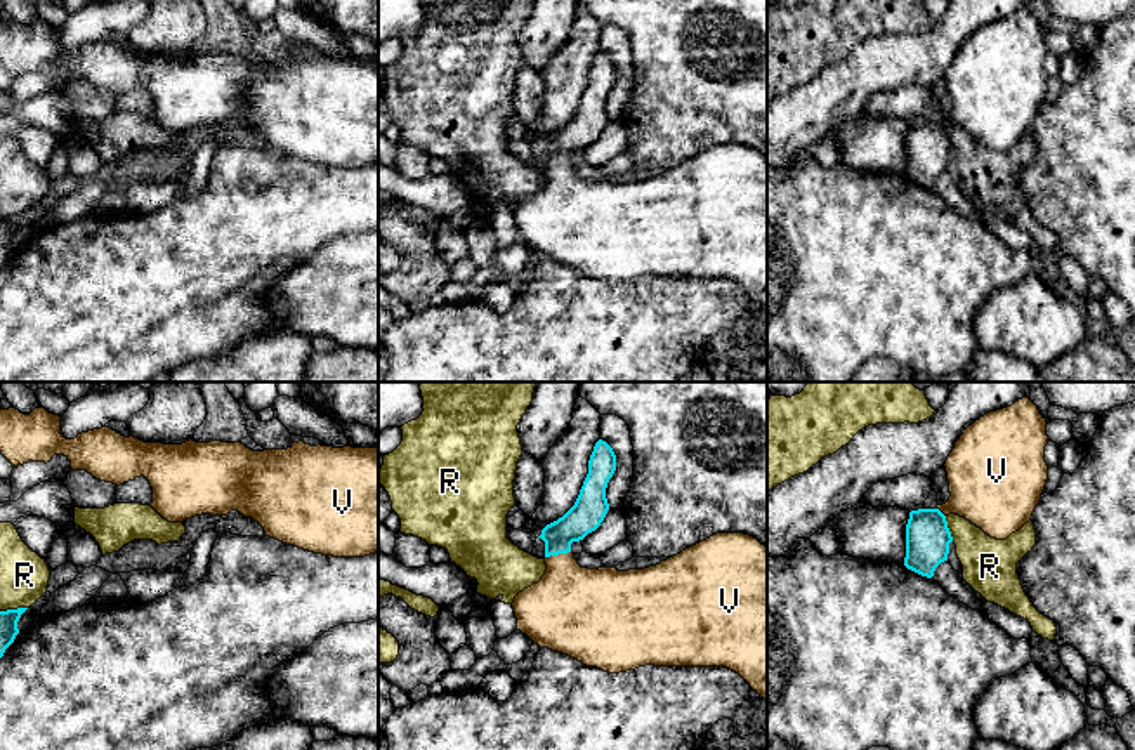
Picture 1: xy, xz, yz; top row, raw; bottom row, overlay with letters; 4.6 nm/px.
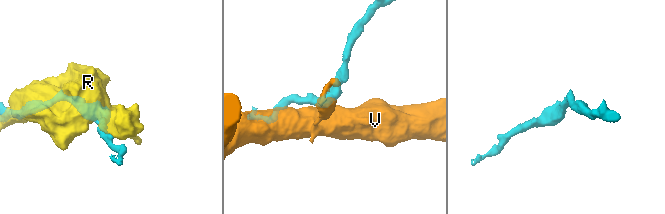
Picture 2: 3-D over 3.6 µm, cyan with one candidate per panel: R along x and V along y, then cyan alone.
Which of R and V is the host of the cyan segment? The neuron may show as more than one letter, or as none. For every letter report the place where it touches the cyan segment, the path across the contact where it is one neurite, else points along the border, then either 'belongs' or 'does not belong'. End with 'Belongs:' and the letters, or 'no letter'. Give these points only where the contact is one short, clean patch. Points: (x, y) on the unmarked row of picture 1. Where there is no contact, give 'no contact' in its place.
R: meets cyan in yz at (948, 139); does not belong
V: meets cyan in xz at (557, 165); runs through xz (589, 122), (557, 153), (557, 165), (571, 217); belongs
Belongs: V

